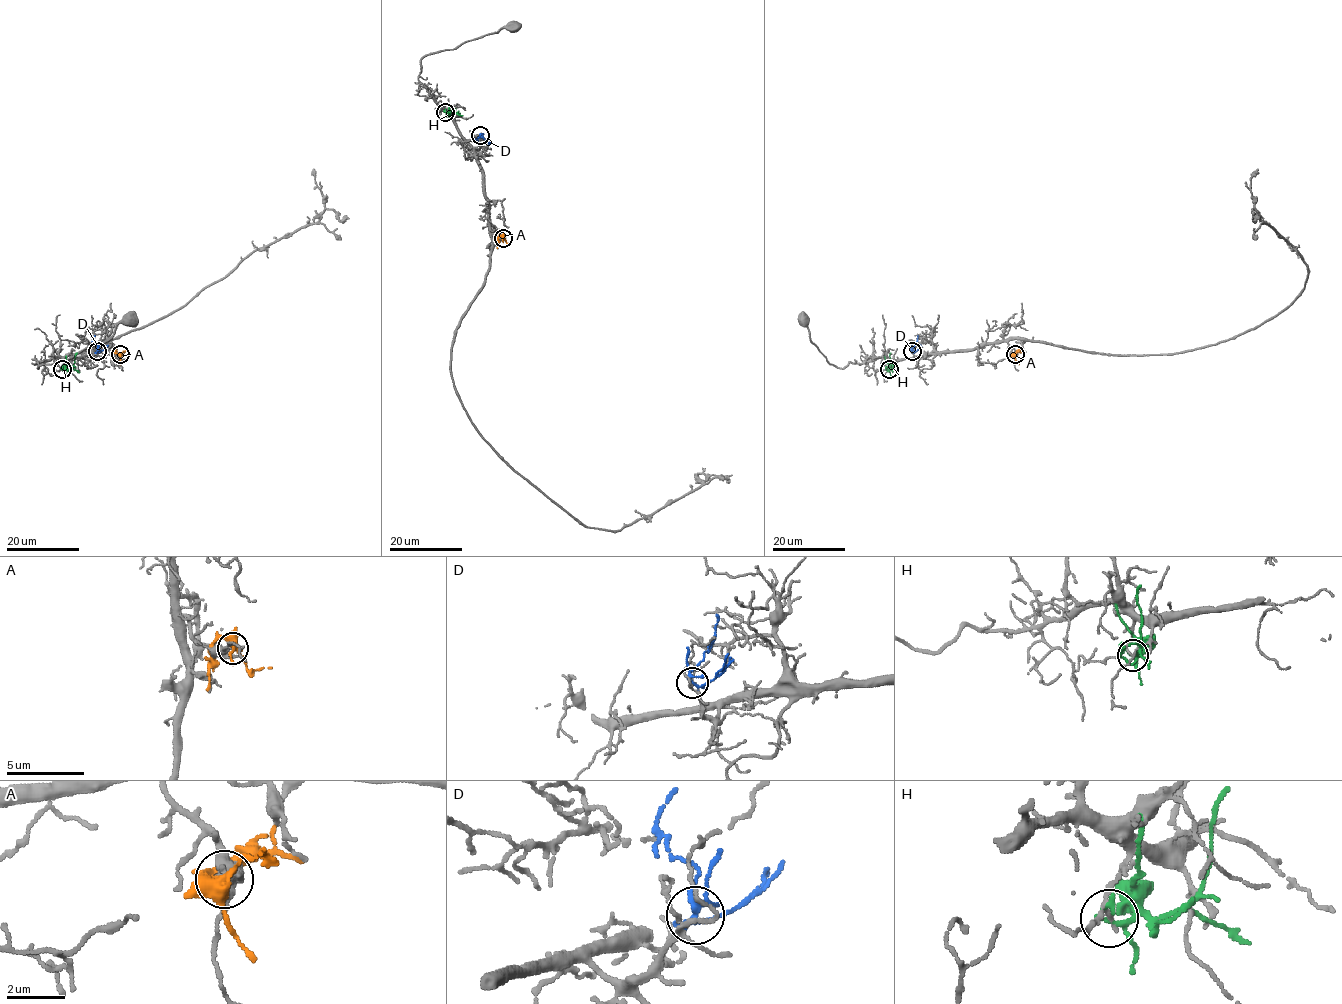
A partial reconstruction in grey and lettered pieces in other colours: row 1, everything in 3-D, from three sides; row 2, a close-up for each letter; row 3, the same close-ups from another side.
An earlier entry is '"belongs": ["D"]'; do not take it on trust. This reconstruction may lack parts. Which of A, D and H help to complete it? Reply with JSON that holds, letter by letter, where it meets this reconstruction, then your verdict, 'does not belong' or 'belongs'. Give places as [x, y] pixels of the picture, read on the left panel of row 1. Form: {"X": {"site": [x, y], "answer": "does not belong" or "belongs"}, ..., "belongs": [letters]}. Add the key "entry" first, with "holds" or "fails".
{"entry": "holds", "A": {"site": [120, 354], "answer": "does not belong"}, "D": {"site": [97, 351], "answer": "belongs"}, "H": {"site": [62, 369], "answer": "does not belong"}, "belongs": ["D"]}

